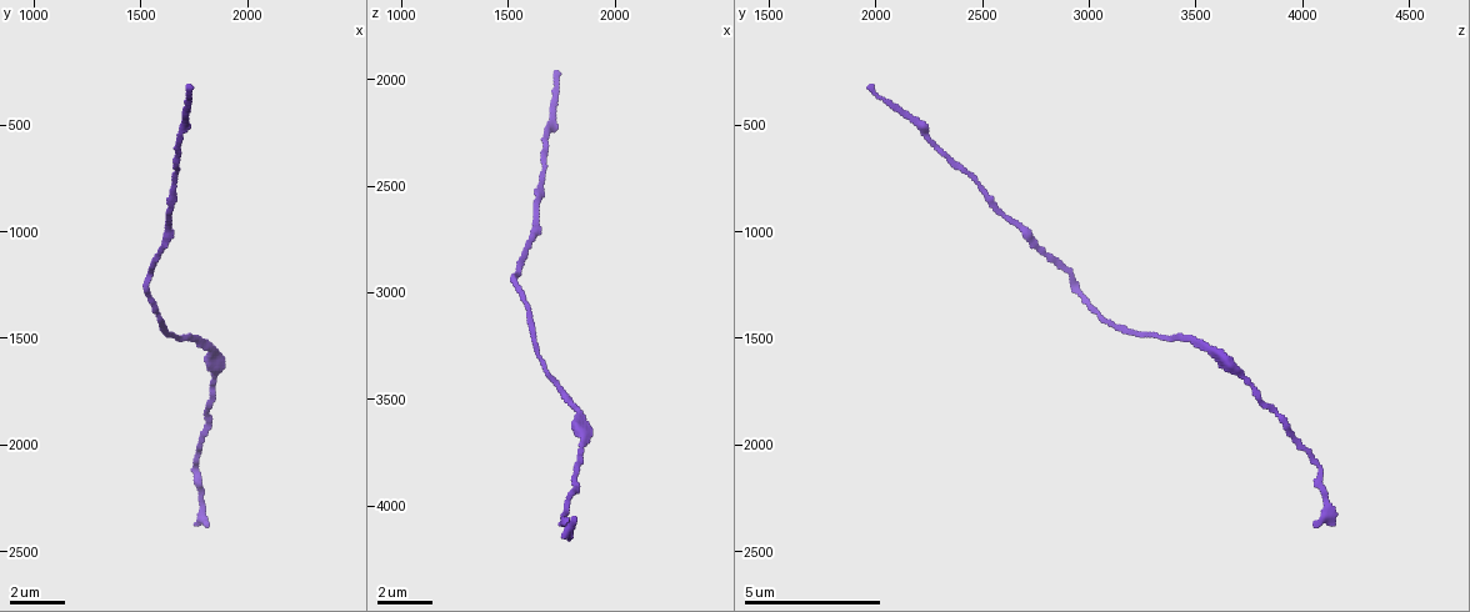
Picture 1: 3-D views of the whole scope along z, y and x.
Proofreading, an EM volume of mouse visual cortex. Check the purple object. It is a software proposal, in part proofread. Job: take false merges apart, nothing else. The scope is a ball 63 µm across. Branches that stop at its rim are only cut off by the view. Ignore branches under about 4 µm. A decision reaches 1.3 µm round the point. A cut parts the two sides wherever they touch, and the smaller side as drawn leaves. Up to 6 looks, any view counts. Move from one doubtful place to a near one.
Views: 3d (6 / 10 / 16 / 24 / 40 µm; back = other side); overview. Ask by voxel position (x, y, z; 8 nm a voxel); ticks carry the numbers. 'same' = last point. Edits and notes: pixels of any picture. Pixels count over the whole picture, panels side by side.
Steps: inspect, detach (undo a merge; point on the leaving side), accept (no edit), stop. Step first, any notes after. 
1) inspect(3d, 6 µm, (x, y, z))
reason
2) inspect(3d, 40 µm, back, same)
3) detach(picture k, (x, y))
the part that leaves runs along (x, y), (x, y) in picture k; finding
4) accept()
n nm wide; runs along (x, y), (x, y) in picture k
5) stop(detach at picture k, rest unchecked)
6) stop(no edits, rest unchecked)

inspect(3d, 16 µm, (1750, 2140, 4070))
sudden change in width

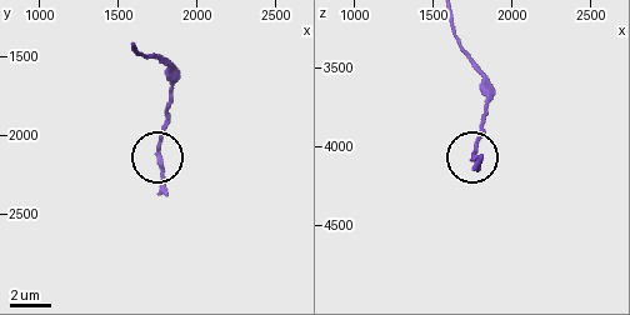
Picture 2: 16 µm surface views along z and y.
accept()
runs along (451, 20), (456, 40), (483, 85), (483, 133), (473, 155) in picture 2; all the same cell

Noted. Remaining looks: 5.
inspect(3d, 10 µm, (1850, 1690, 3730))

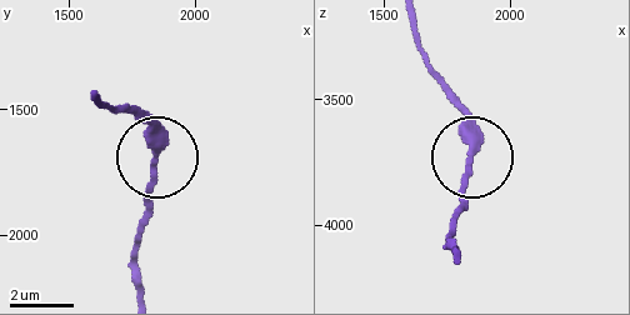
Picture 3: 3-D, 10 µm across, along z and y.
accept()
runs along (414, 23), (421, 55), (461, 120), (473, 163), (456, 230) in picture 3; continuous, no second cell

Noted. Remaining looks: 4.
inspect(3d, 6 µm, (1640, 890, 2570))
calibre changes

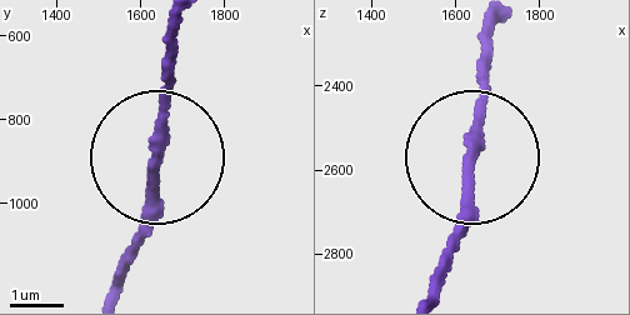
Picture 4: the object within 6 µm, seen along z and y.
accept()
190 nm wide; runs along (111, 293), (151, 198), (165, 28) in picture 4; one cell here

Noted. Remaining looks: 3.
stop(no edits, rest unchecked)

